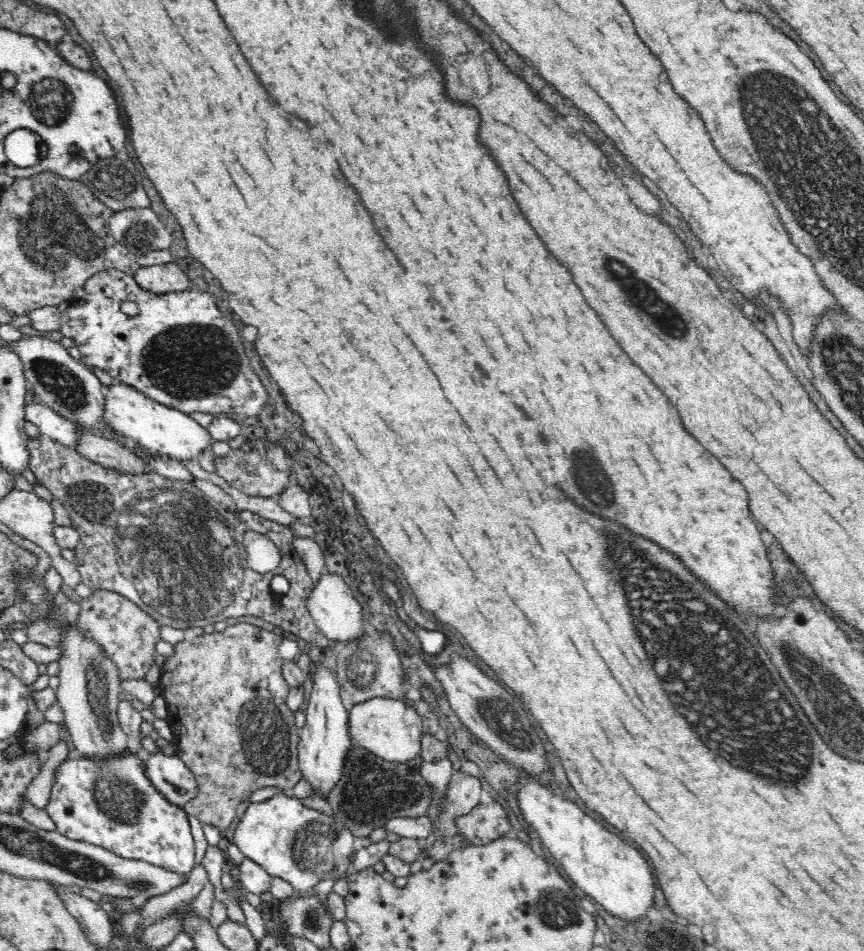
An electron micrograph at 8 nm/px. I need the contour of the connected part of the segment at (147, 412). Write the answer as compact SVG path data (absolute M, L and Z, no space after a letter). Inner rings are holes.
M113 382L104 390L104 421L112 425L118 434L132 438L143 448L168 455L181 462L191 460L196 463L202 450L206 450L214 442L209 430L194 421L188 413L162 405L127 384Z

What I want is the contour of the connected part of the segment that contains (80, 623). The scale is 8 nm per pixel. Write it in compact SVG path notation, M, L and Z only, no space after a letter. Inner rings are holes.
M93 589L92 594L88 597L84 597L79 602L79 607L80 612L76 627L79 628L79 631L83 632L89 640L93 640L93 642L106 653L106 656L118 669L121 680L145 679L146 674L150 672L150 668L156 666L156 662L154 661L157 653L156 643L162 640L162 635L160 635L162 624L144 609L140 608L140 606L134 601L124 597L122 594L104 589Z

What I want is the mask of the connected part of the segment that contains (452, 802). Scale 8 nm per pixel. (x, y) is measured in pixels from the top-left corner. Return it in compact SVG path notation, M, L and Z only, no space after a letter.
M453 770L452 780L443 794L441 815L433 822L432 827L443 837L457 834L455 817L468 814L480 801L486 800L480 778L469 776L464 772Z

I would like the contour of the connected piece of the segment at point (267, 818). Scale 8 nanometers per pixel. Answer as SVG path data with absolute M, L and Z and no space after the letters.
M278 793L263 802L249 804L235 829L233 843L244 857L264 867L268 874L286 880L296 895L306 896L320 880L334 880L346 874L357 852L356 840L352 831L344 827L336 816L332 817L332 815L309 808L302 804L300 799L290 794L286 796L284 793Z

